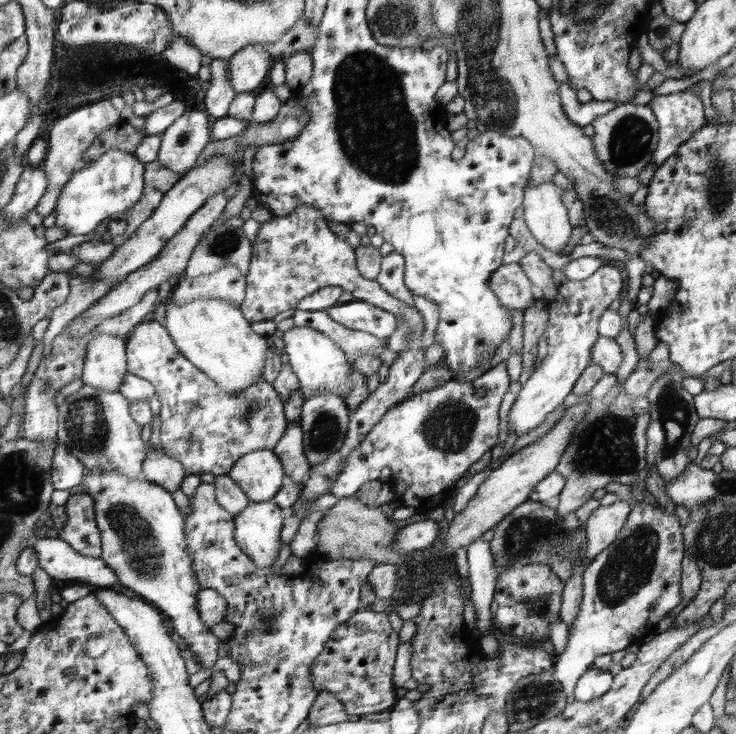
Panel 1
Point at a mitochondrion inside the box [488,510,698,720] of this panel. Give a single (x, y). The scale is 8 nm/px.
(629, 567)

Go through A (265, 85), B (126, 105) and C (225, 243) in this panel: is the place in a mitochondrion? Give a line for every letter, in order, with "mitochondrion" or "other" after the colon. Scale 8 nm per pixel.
A: other
B: other
C: mitochondrion

